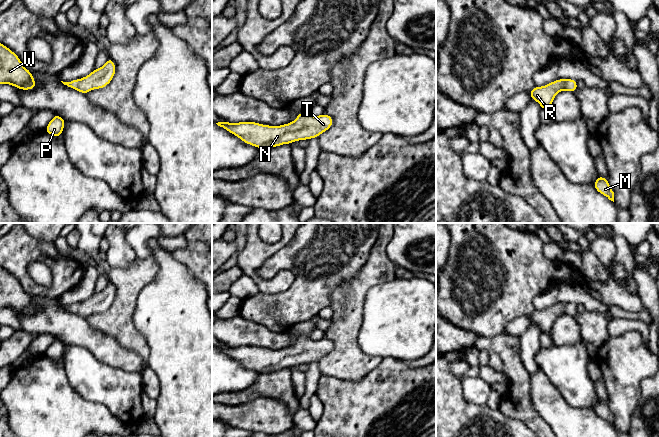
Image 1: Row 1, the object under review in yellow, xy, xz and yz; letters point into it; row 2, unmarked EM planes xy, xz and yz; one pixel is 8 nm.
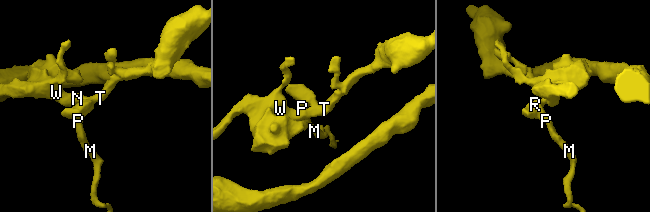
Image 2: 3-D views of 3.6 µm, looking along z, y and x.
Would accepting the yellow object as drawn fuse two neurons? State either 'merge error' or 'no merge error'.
no merge error

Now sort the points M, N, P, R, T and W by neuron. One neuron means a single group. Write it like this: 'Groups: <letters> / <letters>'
Groups: M N P R T W

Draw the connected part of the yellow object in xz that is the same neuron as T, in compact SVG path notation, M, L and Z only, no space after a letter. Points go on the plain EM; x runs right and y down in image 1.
M299 336L296 344L280 350L262 349L258 346L218 346L216 348L236 359L244 367L259 373L269 373L299 364L318 362L330 353L333 346L333 342L325 337L314 340Z

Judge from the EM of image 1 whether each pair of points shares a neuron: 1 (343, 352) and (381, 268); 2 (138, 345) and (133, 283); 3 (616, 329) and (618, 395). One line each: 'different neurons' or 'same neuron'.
1: same neuron
2: same neuron
3: different neurons

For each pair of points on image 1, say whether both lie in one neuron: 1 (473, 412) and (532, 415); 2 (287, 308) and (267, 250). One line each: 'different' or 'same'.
1: different
2: different

